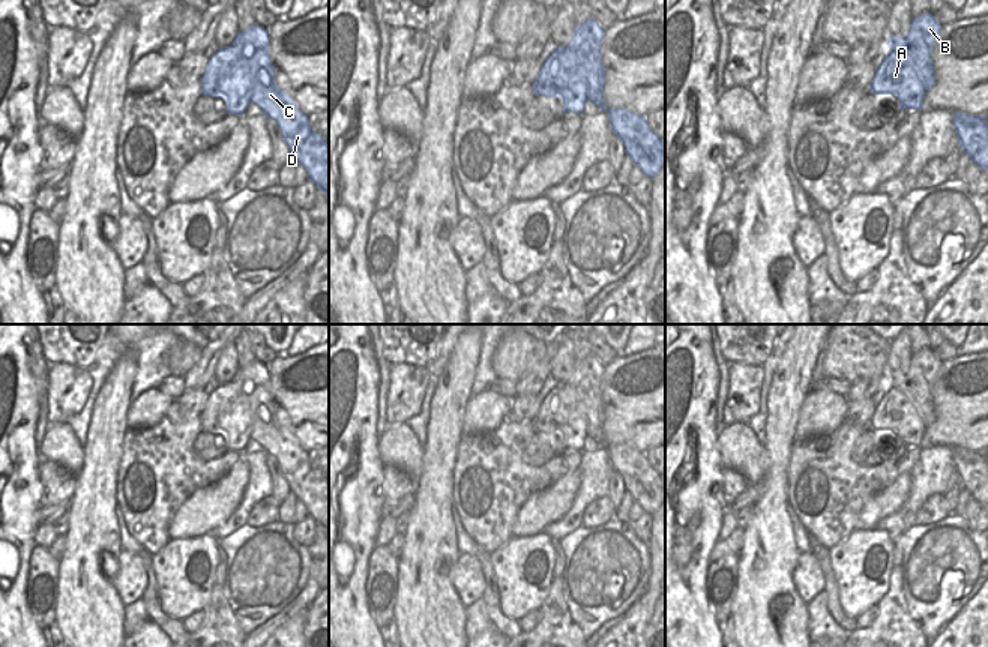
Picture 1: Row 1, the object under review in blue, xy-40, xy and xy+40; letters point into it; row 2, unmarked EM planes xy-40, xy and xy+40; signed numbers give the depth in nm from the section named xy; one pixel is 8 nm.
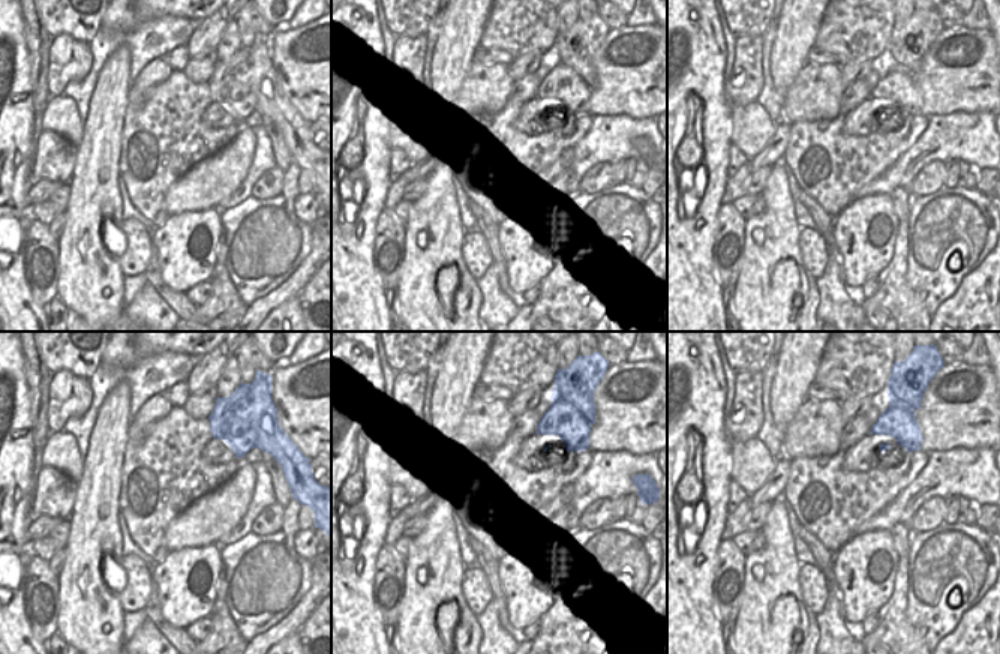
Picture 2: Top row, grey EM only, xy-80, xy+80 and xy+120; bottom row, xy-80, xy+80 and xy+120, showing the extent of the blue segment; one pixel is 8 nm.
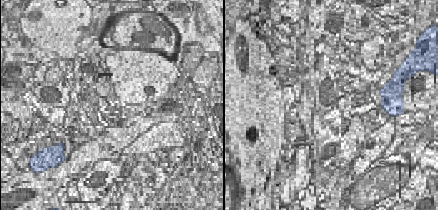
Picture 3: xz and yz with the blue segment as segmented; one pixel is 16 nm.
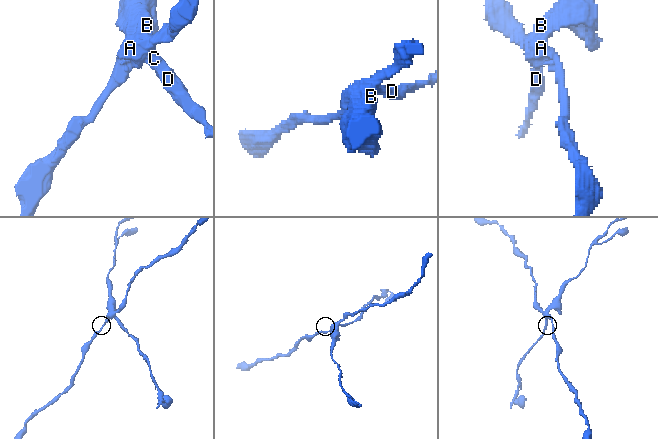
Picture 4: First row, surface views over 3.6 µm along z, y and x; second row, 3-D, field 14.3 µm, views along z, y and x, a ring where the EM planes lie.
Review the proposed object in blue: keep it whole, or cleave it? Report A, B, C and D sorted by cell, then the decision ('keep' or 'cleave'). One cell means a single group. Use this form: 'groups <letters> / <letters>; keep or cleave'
groups A / B C D; cleave

